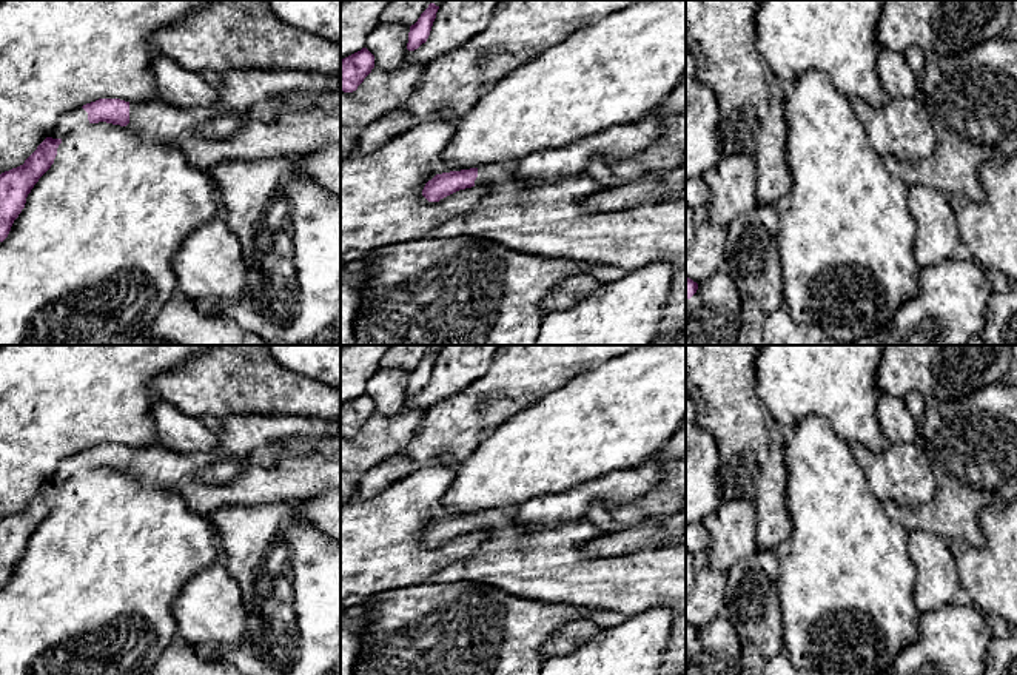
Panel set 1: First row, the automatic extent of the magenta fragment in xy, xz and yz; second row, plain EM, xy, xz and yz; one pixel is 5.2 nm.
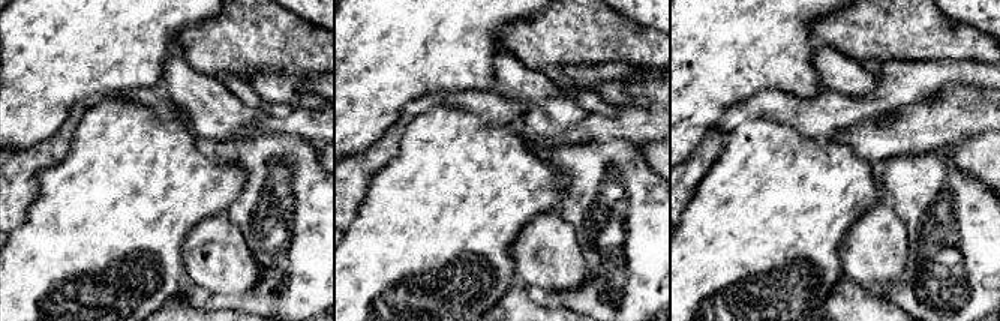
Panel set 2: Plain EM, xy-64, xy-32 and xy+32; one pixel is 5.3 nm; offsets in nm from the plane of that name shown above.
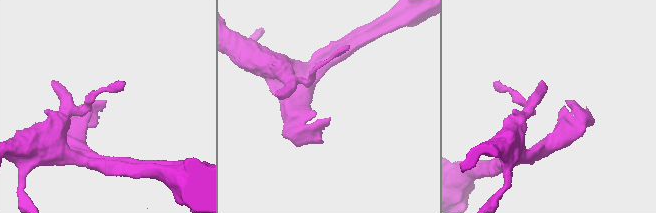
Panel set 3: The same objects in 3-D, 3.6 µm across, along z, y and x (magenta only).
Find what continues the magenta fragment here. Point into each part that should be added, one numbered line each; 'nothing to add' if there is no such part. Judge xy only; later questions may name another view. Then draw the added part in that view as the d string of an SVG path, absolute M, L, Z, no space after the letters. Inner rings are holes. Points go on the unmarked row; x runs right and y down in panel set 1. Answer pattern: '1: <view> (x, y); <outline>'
1: xy (77, 461); M79 452L76 455L65 458L57 465L54 476L46 482L63 485L68 481L71 473L82 470L82 468L89 468L89 465L88 465L88 458L82 452Z
2: xy (154, 466); M230 415L220 418L219 447L208 453L182 453L160 444L129 448L126 475L145 487L174 487L199 468L219 459L247 459L259 447L287 438L339 439L341 418L325 421L299 415Z

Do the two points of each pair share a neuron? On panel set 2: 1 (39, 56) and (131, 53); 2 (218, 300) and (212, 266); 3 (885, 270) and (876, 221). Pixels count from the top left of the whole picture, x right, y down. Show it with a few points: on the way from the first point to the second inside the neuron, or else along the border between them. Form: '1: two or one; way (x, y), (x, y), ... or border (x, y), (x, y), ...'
1: one; way (62, 53), (108, 53)
2: two; border (189, 282), (227, 297)
3: one; way (885, 258), (877, 251), (877, 233)

